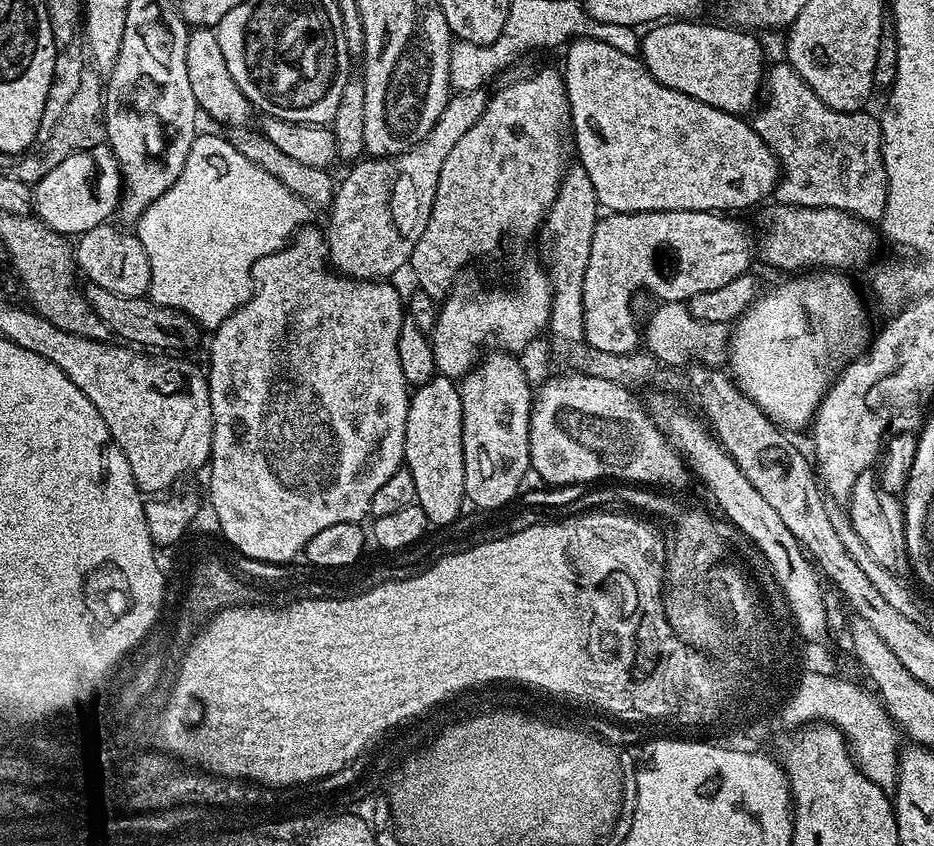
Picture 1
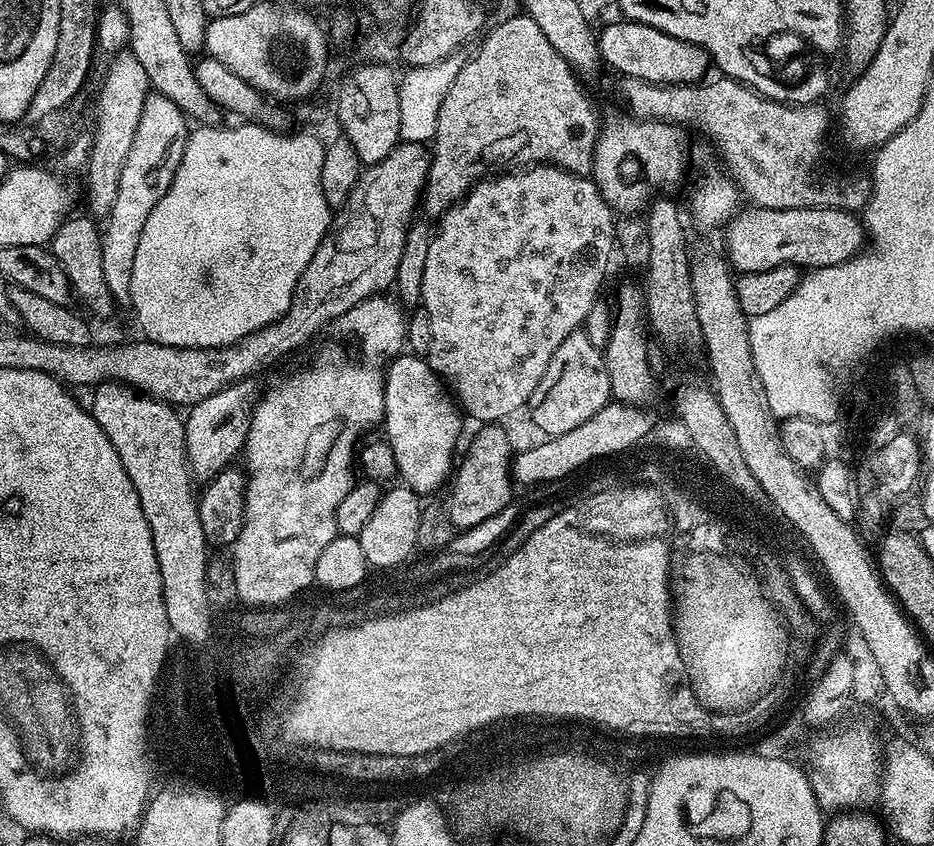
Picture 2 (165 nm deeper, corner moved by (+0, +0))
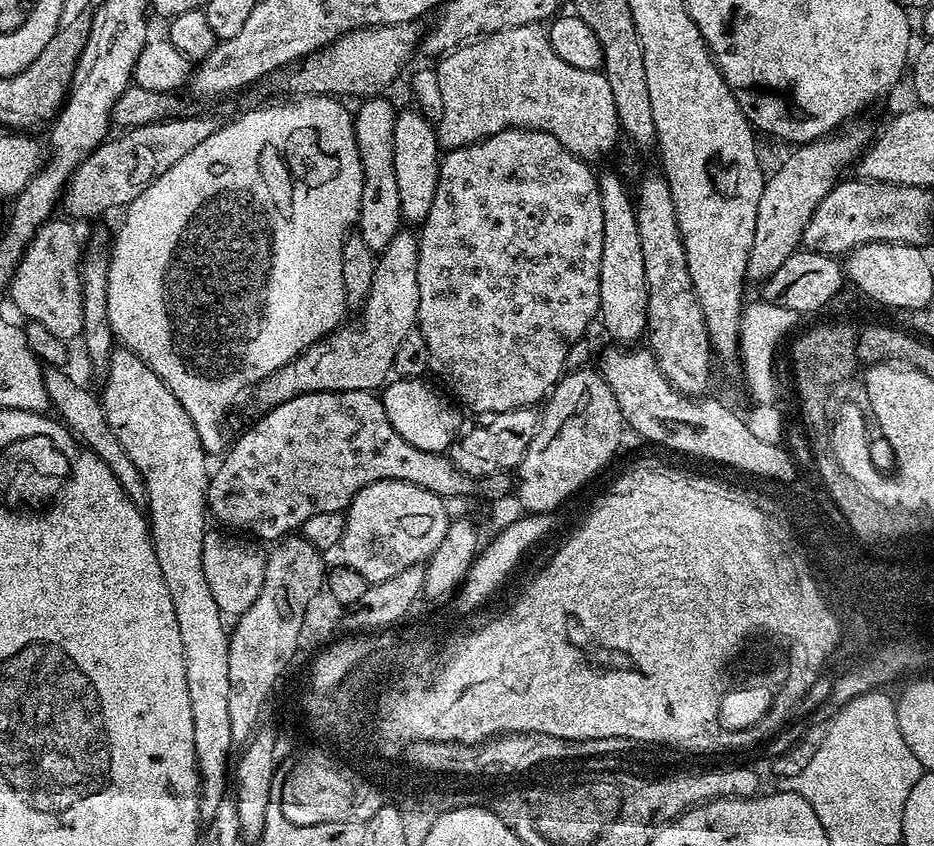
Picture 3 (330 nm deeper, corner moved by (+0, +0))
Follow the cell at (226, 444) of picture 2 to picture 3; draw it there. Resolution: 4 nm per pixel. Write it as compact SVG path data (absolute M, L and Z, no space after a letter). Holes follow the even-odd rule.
M412 230L398 231L394 238L390 238L375 261L373 281L362 307L364 321L361 324L345 323L337 327L336 331L328 333L323 340L317 340L299 356L286 362L286 366L274 370L265 380L261 380L254 389L261 409L271 409L296 395L316 391L375 393L385 387L386 381L393 375L394 353L402 338L406 338L406 334L417 327L419 245L417 233Z

